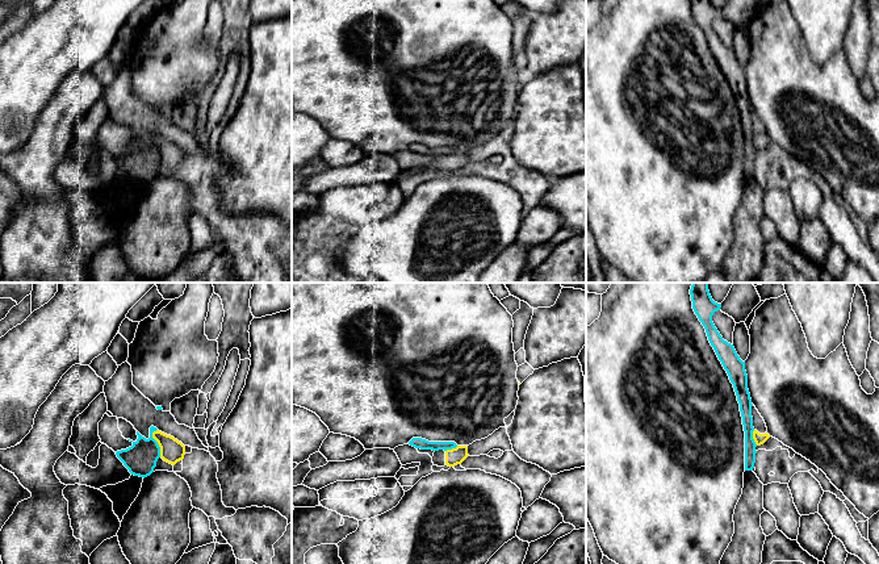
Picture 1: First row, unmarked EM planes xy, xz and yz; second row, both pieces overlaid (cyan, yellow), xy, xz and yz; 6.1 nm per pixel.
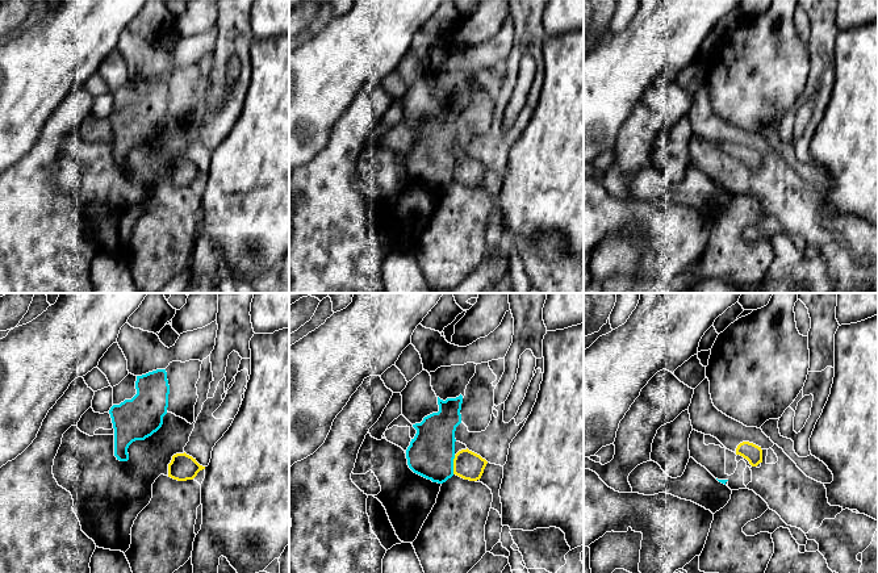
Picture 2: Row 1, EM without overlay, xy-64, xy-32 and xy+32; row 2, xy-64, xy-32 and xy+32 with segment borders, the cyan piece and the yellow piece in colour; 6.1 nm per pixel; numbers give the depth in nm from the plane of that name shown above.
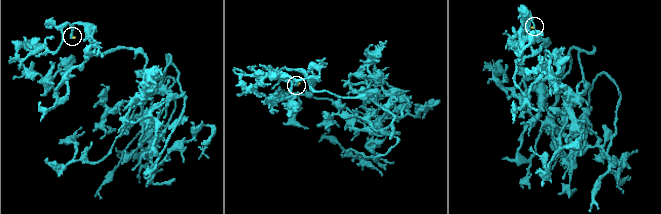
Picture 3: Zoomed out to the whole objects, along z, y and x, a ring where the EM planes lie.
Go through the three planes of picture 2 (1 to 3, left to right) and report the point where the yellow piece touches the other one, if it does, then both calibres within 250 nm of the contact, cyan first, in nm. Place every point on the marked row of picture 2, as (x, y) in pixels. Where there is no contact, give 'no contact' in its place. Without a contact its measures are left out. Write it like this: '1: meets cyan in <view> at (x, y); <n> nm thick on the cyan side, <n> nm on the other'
1: no contact
2: meets cyan in xy-32 at (452, 464); 280 nm thick on the cyan side, 170 nm on the other
3: no contact

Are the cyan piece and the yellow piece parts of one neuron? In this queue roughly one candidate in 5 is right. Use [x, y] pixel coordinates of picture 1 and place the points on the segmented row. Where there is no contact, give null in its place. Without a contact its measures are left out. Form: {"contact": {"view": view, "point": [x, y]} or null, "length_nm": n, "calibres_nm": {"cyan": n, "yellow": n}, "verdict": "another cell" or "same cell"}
{"contact": {"view": "xy", "point": [157, 443]}, "length_nm": 180, "calibres_nm": {"cyan": 190, "yellow": 140}, "verdict": "another cell"}

